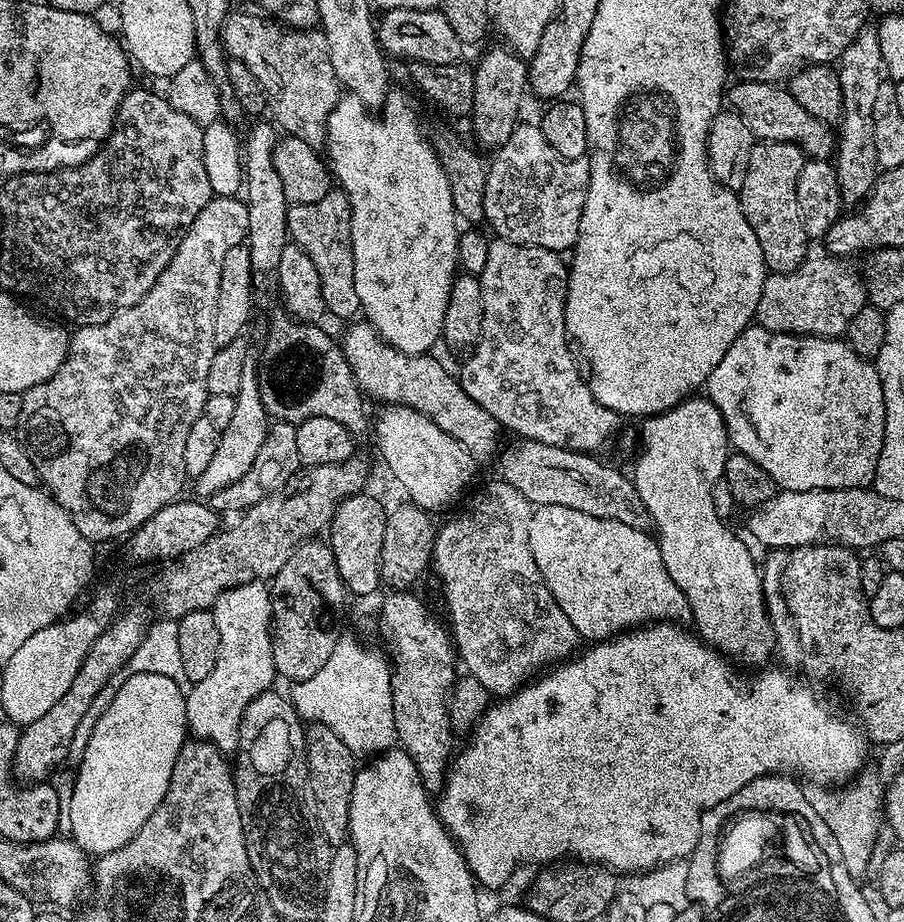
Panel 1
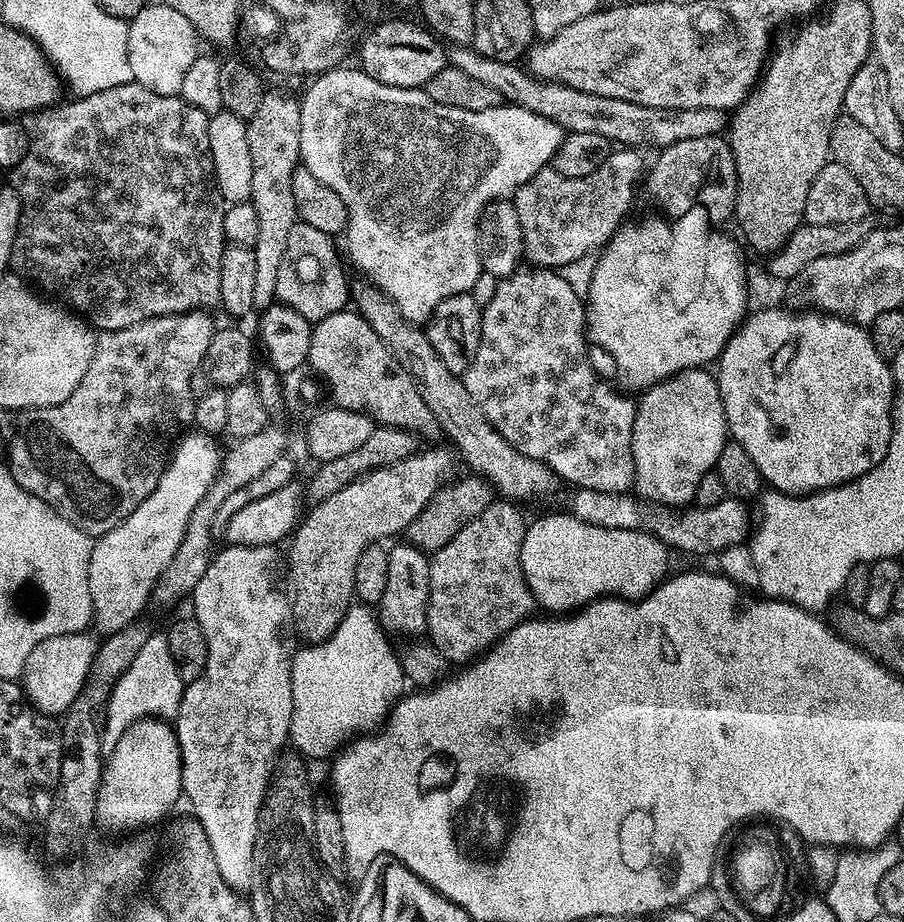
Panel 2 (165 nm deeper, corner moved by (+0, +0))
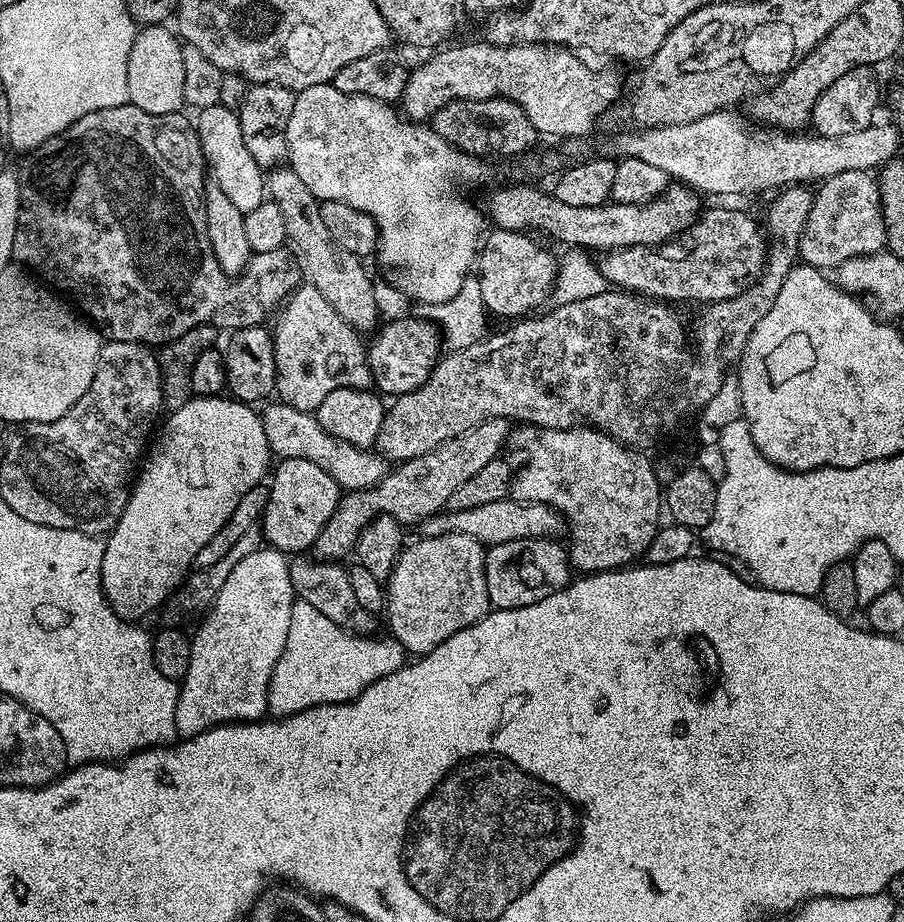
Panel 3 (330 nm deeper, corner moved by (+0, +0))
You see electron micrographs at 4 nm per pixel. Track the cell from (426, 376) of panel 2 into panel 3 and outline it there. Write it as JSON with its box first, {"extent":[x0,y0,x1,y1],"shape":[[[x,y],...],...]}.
{"extent":[266,166,380,334],"shape":[[[277,166],[267,173],[266,192],[269,199],[273,200],[282,212],[286,237],[298,253],[307,283],[314,285],[318,294],[322,294],[322,298],[326,298],[326,302],[330,302],[330,306],[338,310],[338,314],[351,328],[355,328],[361,334],[371,333],[377,327],[376,319],[380,316],[372,280],[360,265],[363,264],[361,257],[342,250],[342,246],[334,242],[330,230],[326,230],[322,222],[319,197],[307,189],[302,178],[299,178],[290,166]]]}

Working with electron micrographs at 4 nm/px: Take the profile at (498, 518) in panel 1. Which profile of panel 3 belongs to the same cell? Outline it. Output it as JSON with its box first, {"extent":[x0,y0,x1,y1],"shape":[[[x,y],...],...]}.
{"extent":[386,534,490,654],"shape":[[[470,534],[424,536],[417,544],[409,543],[396,559],[392,575],[386,581],[386,617],[392,627],[391,639],[398,640],[405,653],[423,654],[442,646],[446,638],[458,634],[466,626],[478,623],[490,611],[486,574],[484,573],[485,545]]]}

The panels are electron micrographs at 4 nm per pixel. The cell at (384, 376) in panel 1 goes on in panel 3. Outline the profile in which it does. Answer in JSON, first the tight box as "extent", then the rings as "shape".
{"extent":[271,283,373,413],"shape":[[[301,283],[284,301],[275,320],[276,328],[271,333],[276,363],[275,395],[279,403],[315,413],[330,390],[373,387],[368,350],[365,341],[360,341],[363,340],[361,333],[342,319],[314,285]]]}

